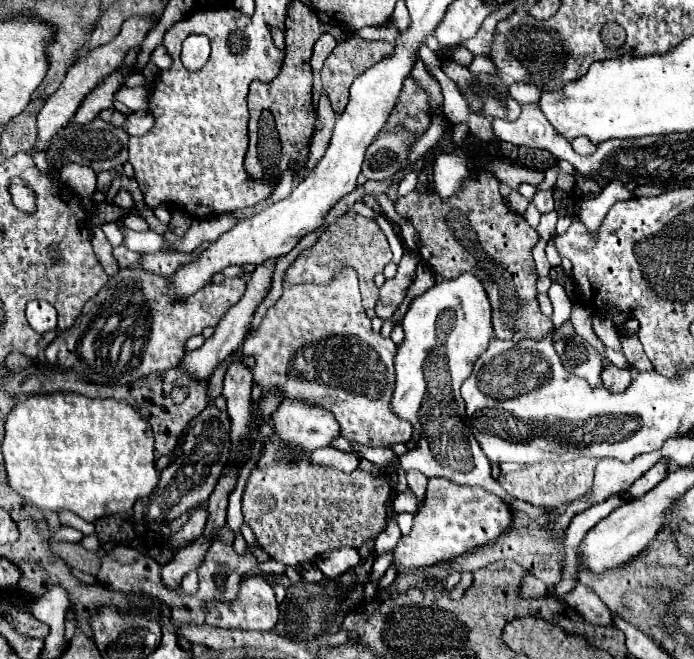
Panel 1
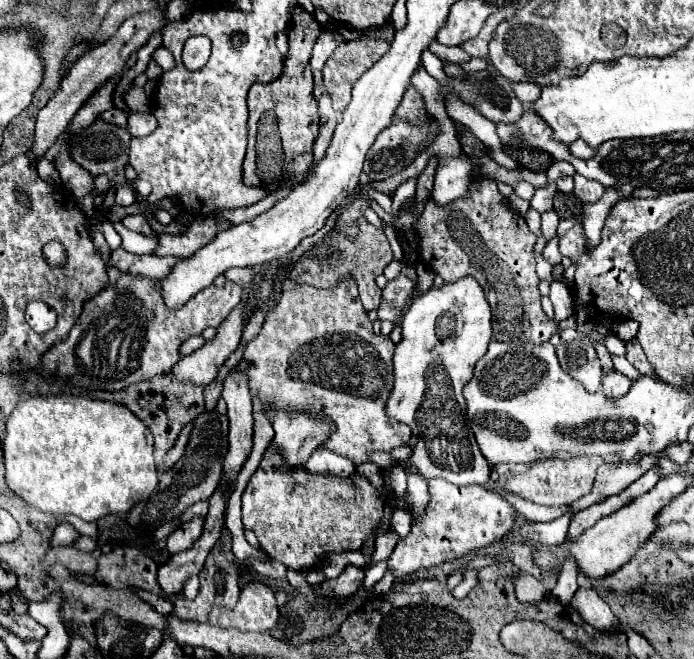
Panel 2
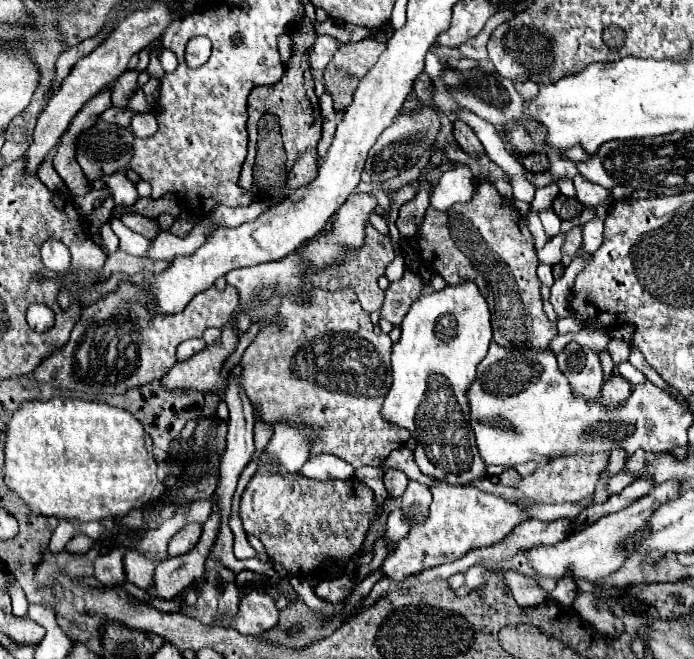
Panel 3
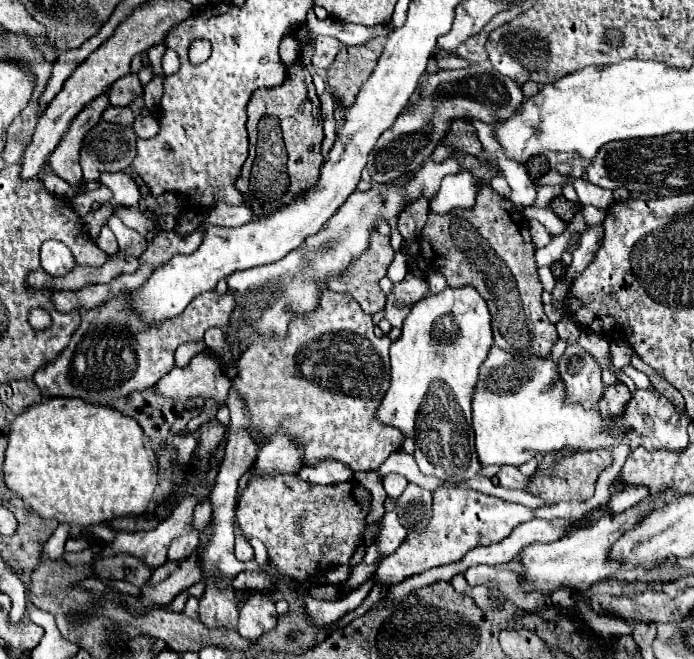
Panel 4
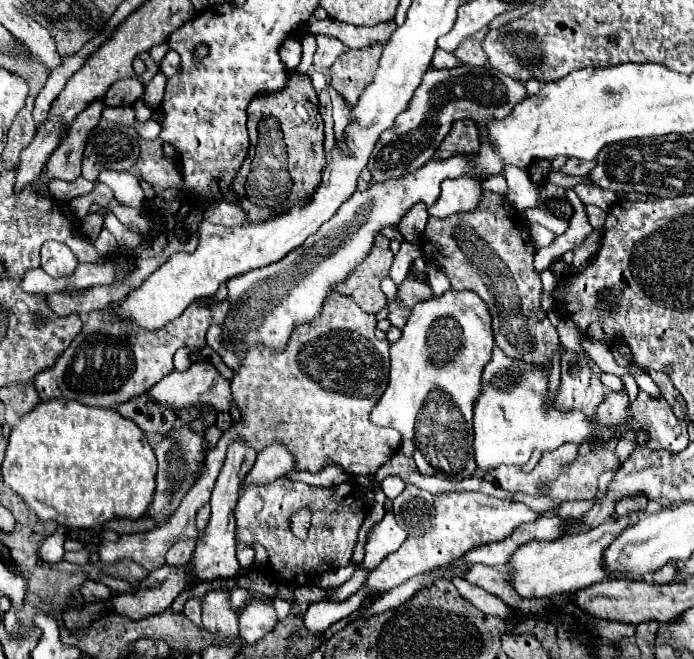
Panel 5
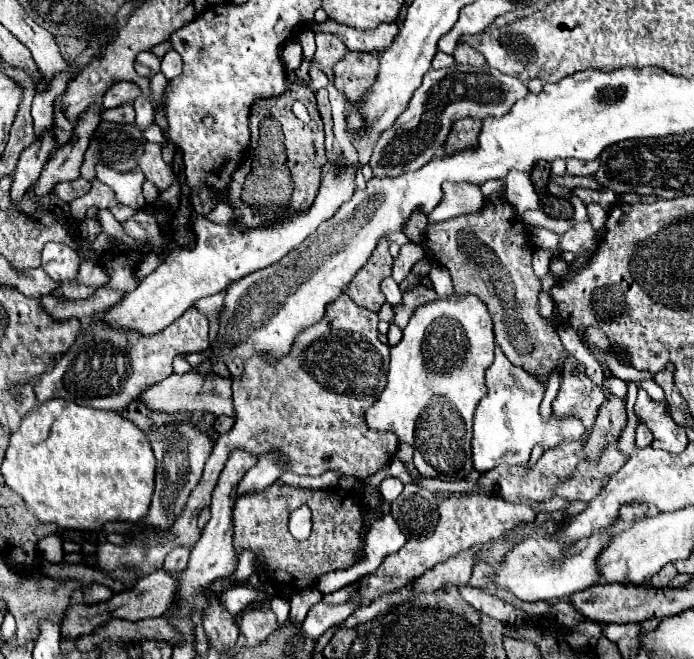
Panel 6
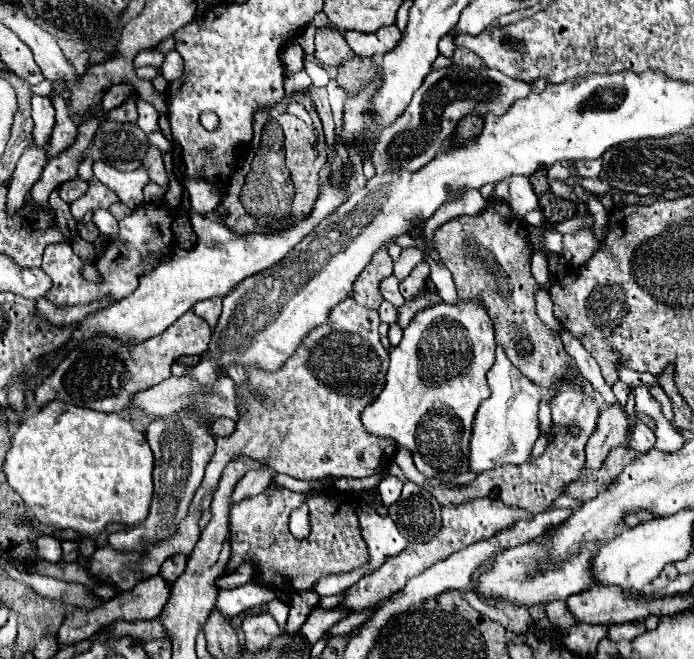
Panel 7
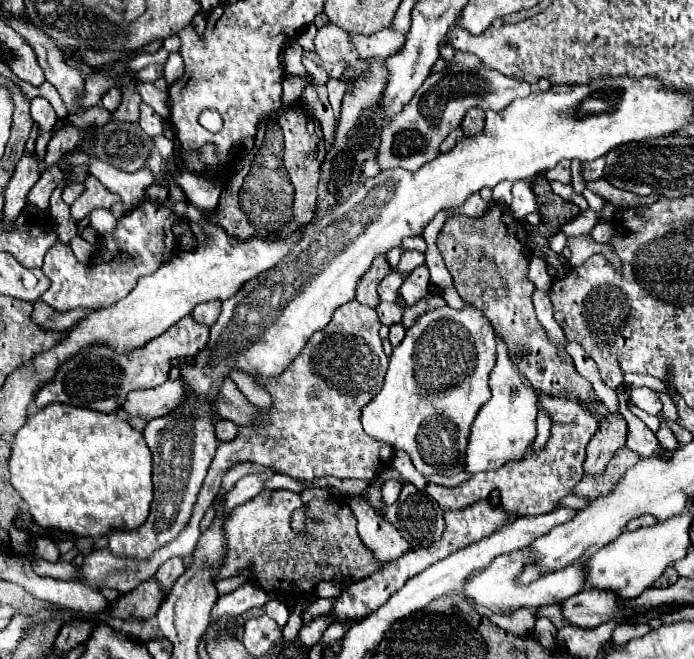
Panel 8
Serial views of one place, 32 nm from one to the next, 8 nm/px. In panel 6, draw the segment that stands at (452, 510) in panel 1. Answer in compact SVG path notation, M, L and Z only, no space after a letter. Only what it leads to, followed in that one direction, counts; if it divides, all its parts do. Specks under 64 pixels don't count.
M462 494L462 496L442 498L438 500L438 522L432 534L422 538L410 538L398 552L386 556L374 574L362 578L358 588L360 594L358 606L372 604L378 596L384 596L404 586L408 580L422 576L426 570L456 556L458 552L464 552L464 548L470 548L472 544L486 544L488 540L500 540L500 536L504 536L504 532L512 532L516 524L524 524L532 520L536 520L536 512L530 506L512 504L498 496Z

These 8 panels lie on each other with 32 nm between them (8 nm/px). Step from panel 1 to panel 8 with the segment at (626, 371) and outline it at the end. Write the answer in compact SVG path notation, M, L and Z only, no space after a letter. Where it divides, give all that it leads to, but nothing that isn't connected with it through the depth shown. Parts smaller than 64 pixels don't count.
M608 412L604 418L600 418L598 424L598 432L592 436L592 440L588 442L586 448L586 462L584 462L584 470L590 474L600 474L604 472L610 456L616 452L616 448L626 444L626 420L624 416L618 412Z

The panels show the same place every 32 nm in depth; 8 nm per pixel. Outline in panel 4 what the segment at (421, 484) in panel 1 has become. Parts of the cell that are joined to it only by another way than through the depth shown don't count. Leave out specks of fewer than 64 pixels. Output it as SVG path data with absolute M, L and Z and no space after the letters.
M408 484L404 494L398 498L396 512L408 530L424 528L432 516L432 492L416 484Z

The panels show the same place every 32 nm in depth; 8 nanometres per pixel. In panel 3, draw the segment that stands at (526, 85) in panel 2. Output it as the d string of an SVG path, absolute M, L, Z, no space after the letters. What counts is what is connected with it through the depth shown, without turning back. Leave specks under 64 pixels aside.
M522 82L522 84L516 84L516 92L524 98L524 102L528 102L538 96L538 86L534 82Z

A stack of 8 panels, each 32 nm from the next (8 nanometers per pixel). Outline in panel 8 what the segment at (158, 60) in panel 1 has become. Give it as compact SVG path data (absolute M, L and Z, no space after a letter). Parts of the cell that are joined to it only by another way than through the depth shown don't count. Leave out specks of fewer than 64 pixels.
M170 52L168 60L164 64L164 80L168 84L176 82L178 78L184 76L184 64L182 64L182 56L178 52Z

